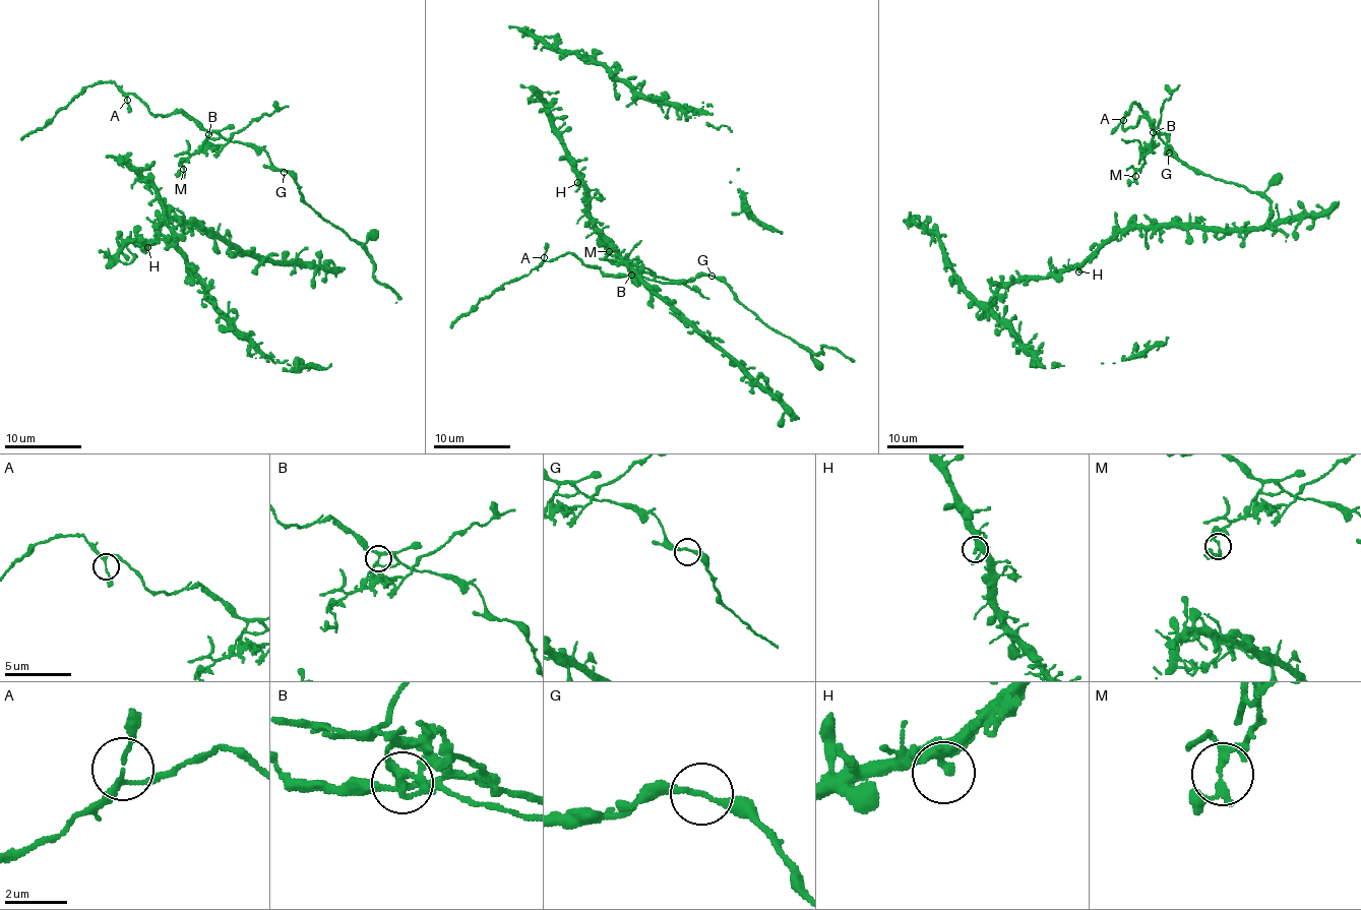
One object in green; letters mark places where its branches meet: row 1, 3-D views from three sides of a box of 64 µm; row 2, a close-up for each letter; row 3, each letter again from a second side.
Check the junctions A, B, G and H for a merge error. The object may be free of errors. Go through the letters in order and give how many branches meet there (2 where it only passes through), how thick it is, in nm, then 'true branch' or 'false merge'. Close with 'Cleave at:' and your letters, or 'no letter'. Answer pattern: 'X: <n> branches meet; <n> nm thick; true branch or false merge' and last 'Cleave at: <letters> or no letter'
A: 3 branches meet; 120 nm thick; true branch
B: 3 branches meet; 170 nm thick; false merge
G: 2 branches meet; 170 nm thick; true branch
H: 3 branches meet; 220 nm thick; true branch
Cleave at: B

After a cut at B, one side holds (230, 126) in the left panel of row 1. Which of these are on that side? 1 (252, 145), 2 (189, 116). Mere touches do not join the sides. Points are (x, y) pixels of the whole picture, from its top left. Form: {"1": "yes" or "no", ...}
{"1": "yes", "2": "yes"}

